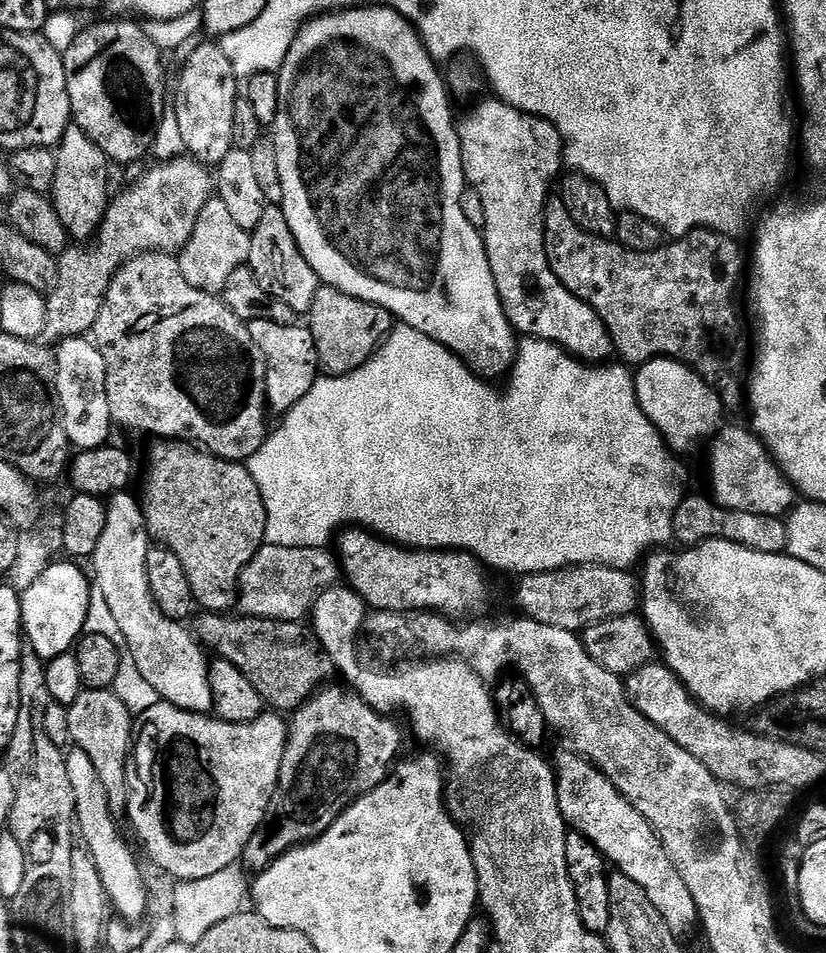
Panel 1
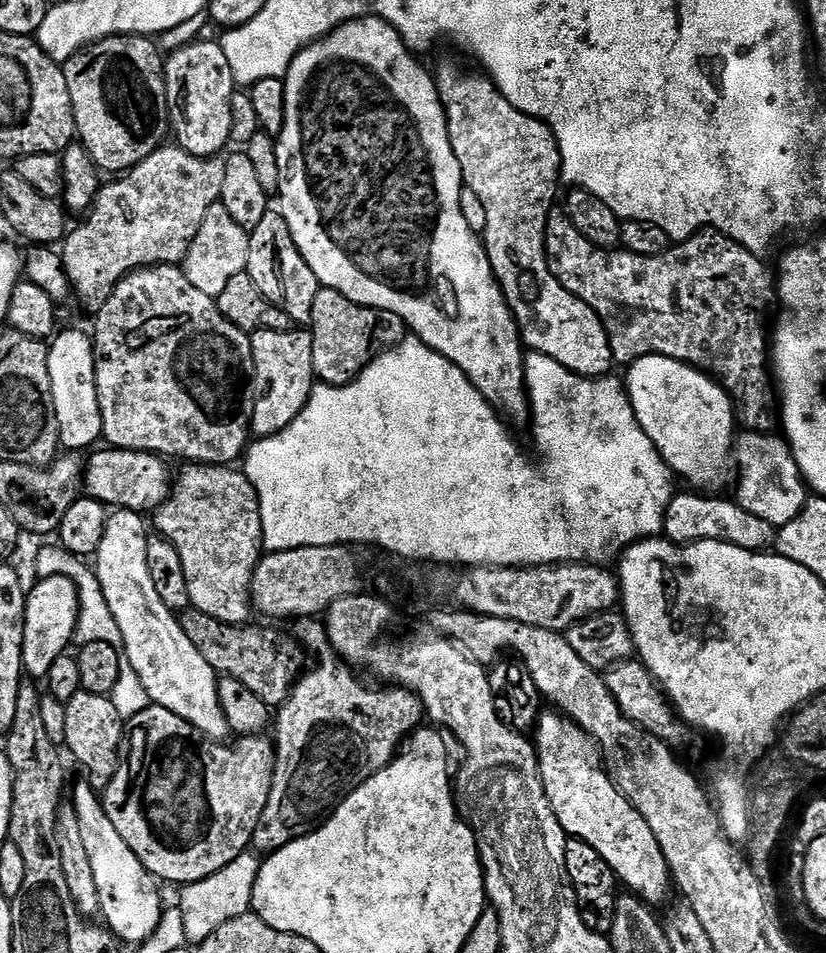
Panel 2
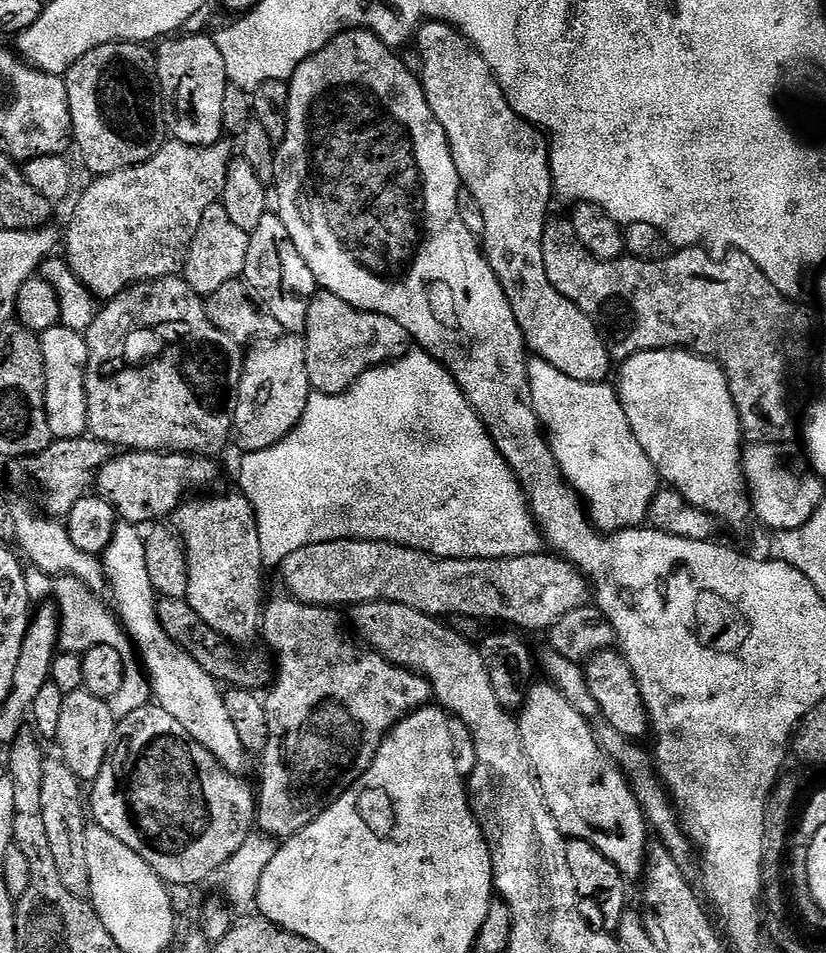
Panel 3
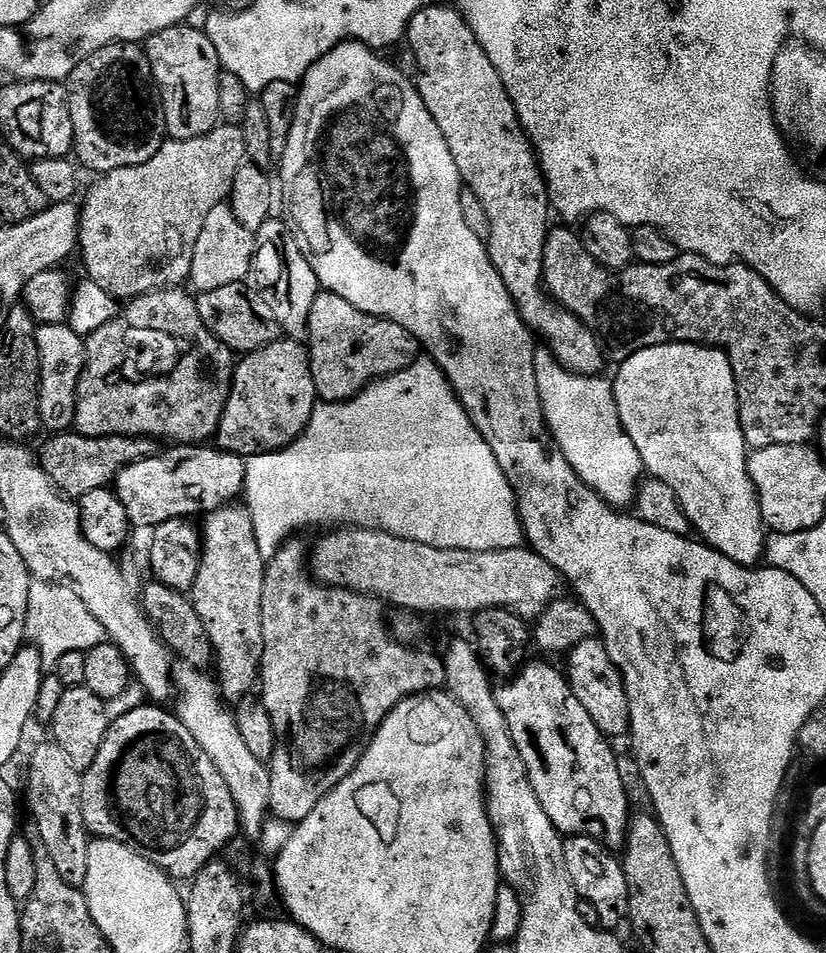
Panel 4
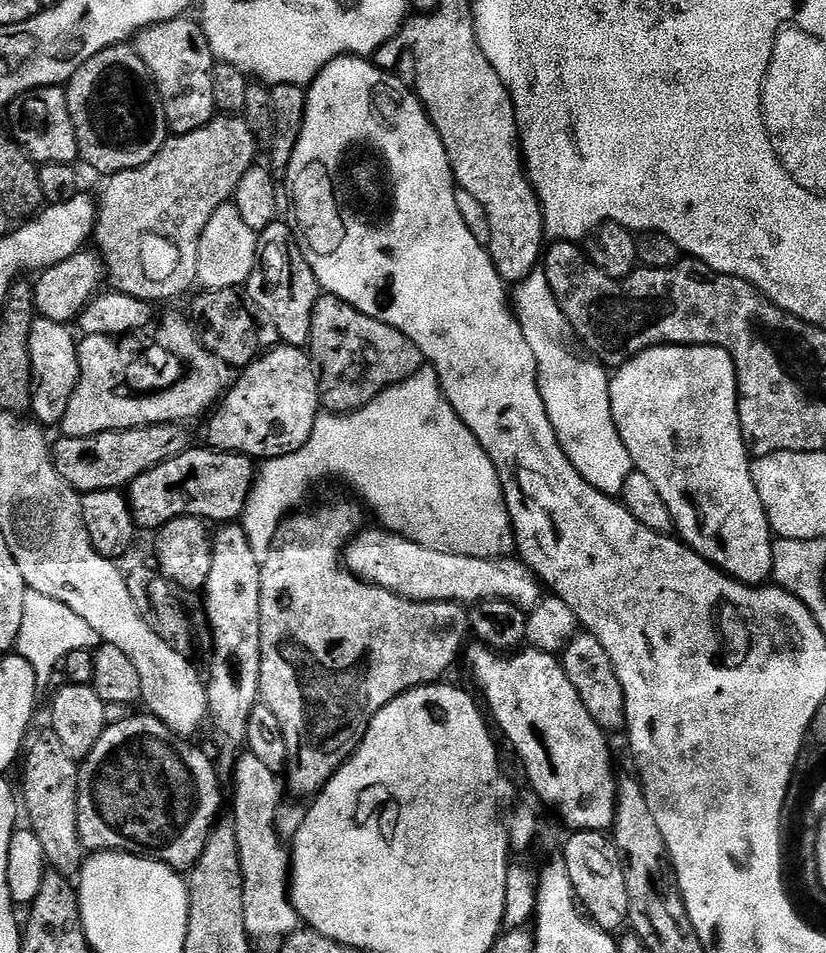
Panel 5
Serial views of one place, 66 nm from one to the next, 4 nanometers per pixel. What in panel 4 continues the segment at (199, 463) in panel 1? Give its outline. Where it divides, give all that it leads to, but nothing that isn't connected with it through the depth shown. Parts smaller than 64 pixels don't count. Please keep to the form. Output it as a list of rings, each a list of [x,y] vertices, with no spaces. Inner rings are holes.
[[[247,507],[219,508],[203,517],[198,578],[190,599],[198,618],[202,618],[206,626],[208,640],[212,643],[220,694],[228,702],[245,699],[251,693],[248,691],[258,684],[264,653],[262,582],[265,567]]]

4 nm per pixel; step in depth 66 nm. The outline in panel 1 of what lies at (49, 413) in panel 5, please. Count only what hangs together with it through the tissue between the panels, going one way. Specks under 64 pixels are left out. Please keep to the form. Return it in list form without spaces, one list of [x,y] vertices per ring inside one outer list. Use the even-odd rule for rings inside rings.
[[[87,335],[61,340],[57,348],[60,349],[54,352],[54,396],[68,443],[76,450],[103,448],[109,443],[108,435],[114,431],[114,425],[106,398],[106,366],[102,354]]]

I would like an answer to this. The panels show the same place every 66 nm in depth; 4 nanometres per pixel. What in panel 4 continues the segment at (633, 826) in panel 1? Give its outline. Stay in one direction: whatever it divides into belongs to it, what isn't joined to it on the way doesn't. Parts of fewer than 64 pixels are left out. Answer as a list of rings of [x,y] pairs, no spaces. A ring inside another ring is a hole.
[[[529,662],[515,676],[501,684],[504,685],[495,689],[496,701],[506,718],[506,726],[510,726],[510,738],[514,738],[518,754],[522,754],[522,762],[526,762],[530,786],[534,786],[534,794],[538,802],[542,802],[546,818],[550,818],[550,822],[554,822],[556,829],[565,837],[589,836],[610,849],[623,849],[628,840],[630,823],[624,776],[612,753],[609,738],[600,732],[585,707],[578,702],[567,675],[548,664]]]

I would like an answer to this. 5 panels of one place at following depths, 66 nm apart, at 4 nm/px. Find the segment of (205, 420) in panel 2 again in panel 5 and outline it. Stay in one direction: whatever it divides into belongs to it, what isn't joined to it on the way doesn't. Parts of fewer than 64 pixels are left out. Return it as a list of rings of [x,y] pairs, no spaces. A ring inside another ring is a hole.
[[[168,316],[158,324],[155,325],[156,341],[145,348],[127,348],[124,342],[110,336],[84,336],[79,341],[80,377],[74,386],[74,394],[70,394],[70,406],[66,406],[66,414],[58,425],[65,437],[90,438],[114,430],[184,424],[199,416],[207,417],[217,407],[226,391],[226,365],[204,345],[191,319]]]

